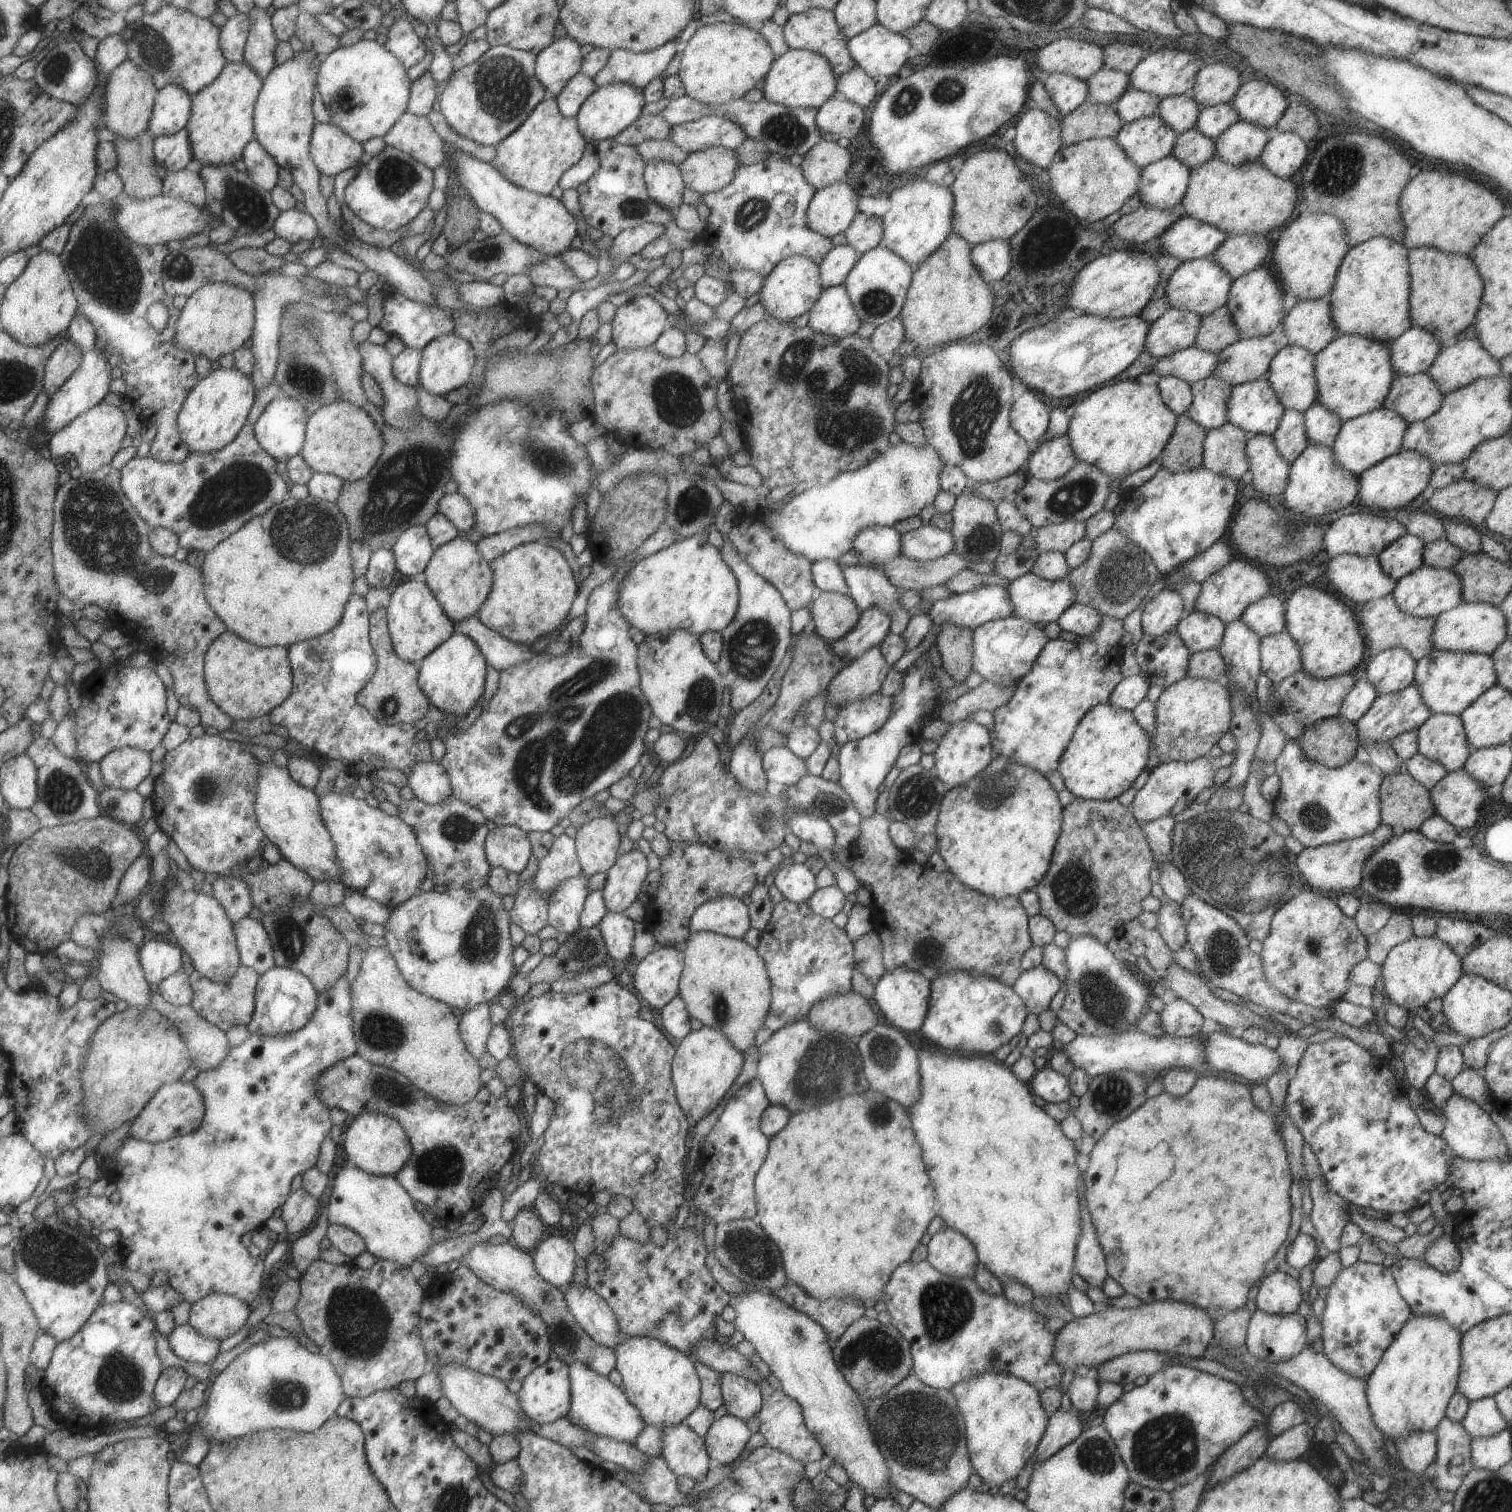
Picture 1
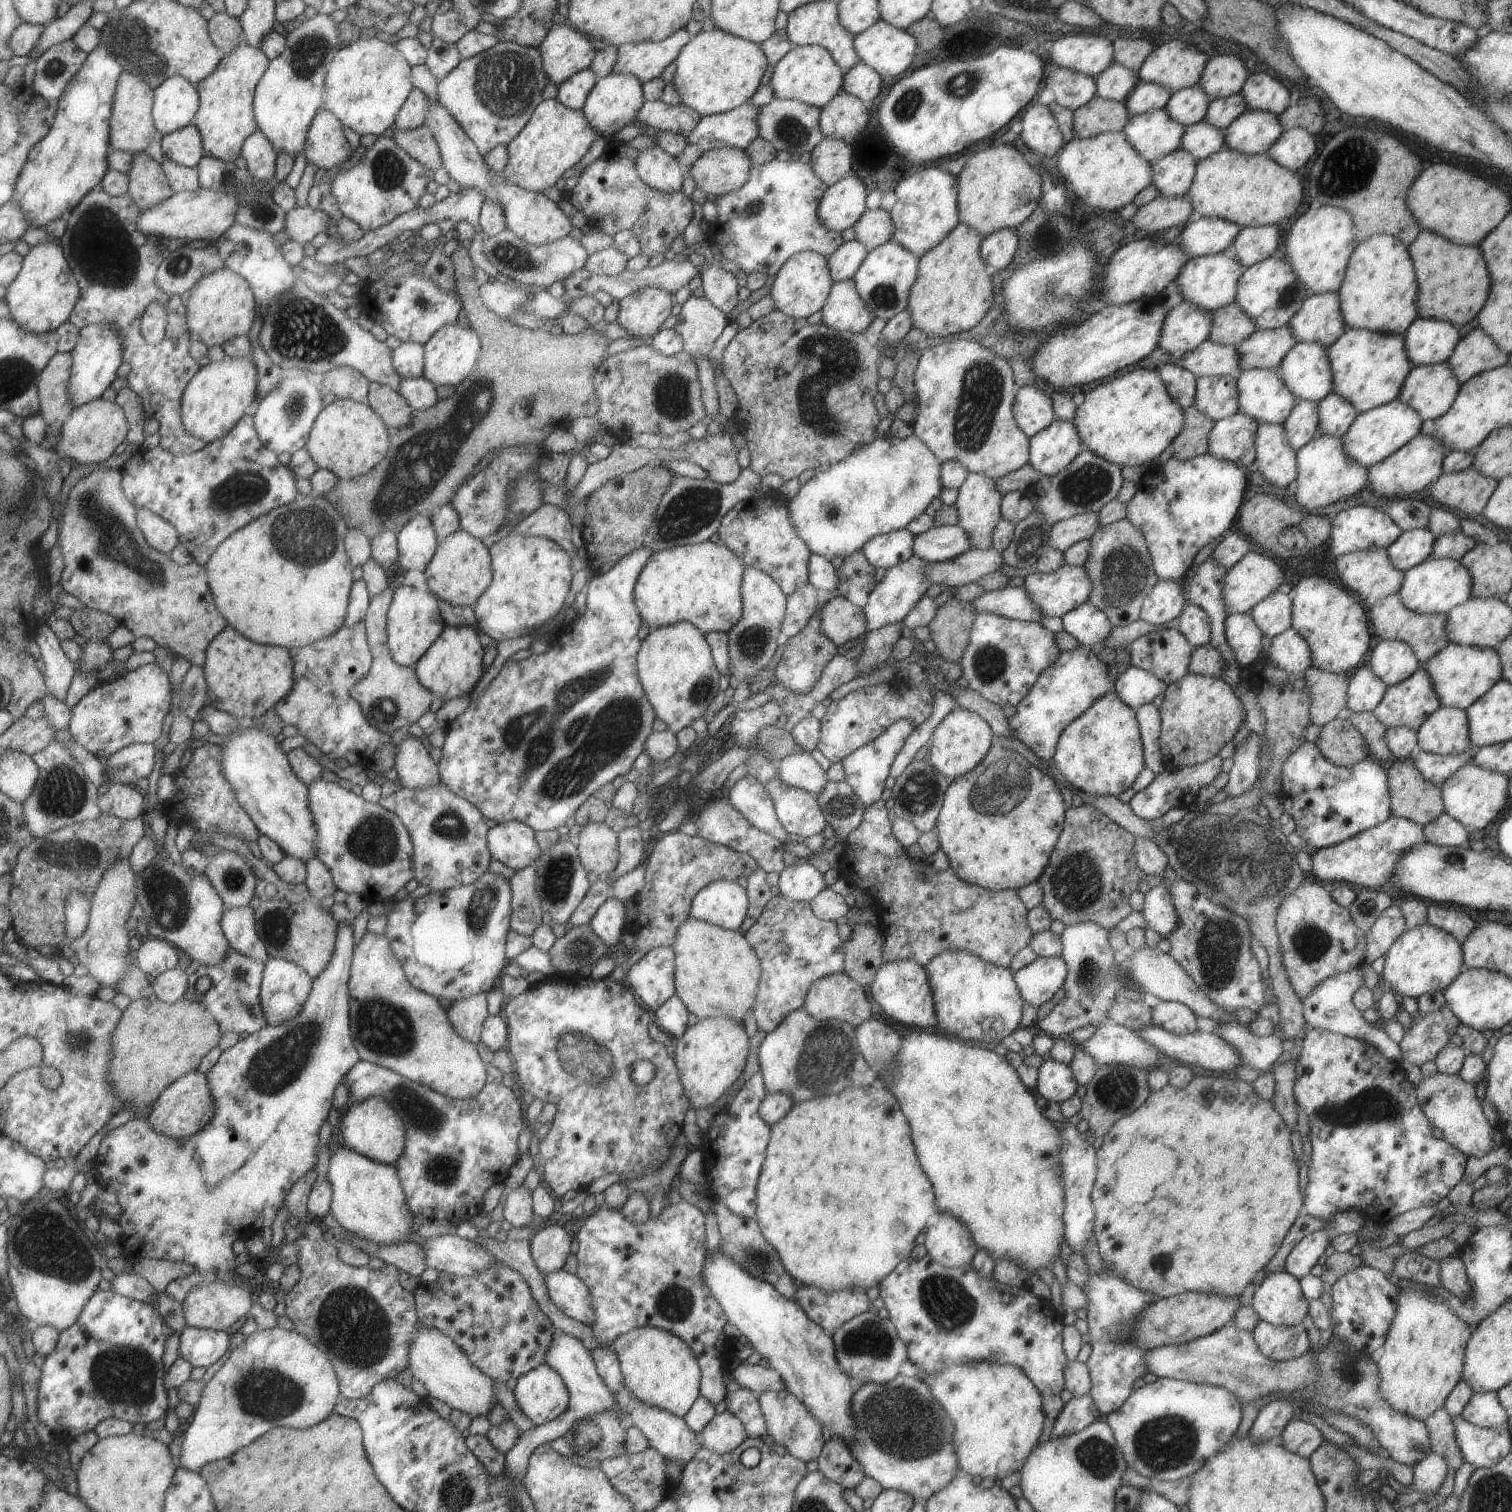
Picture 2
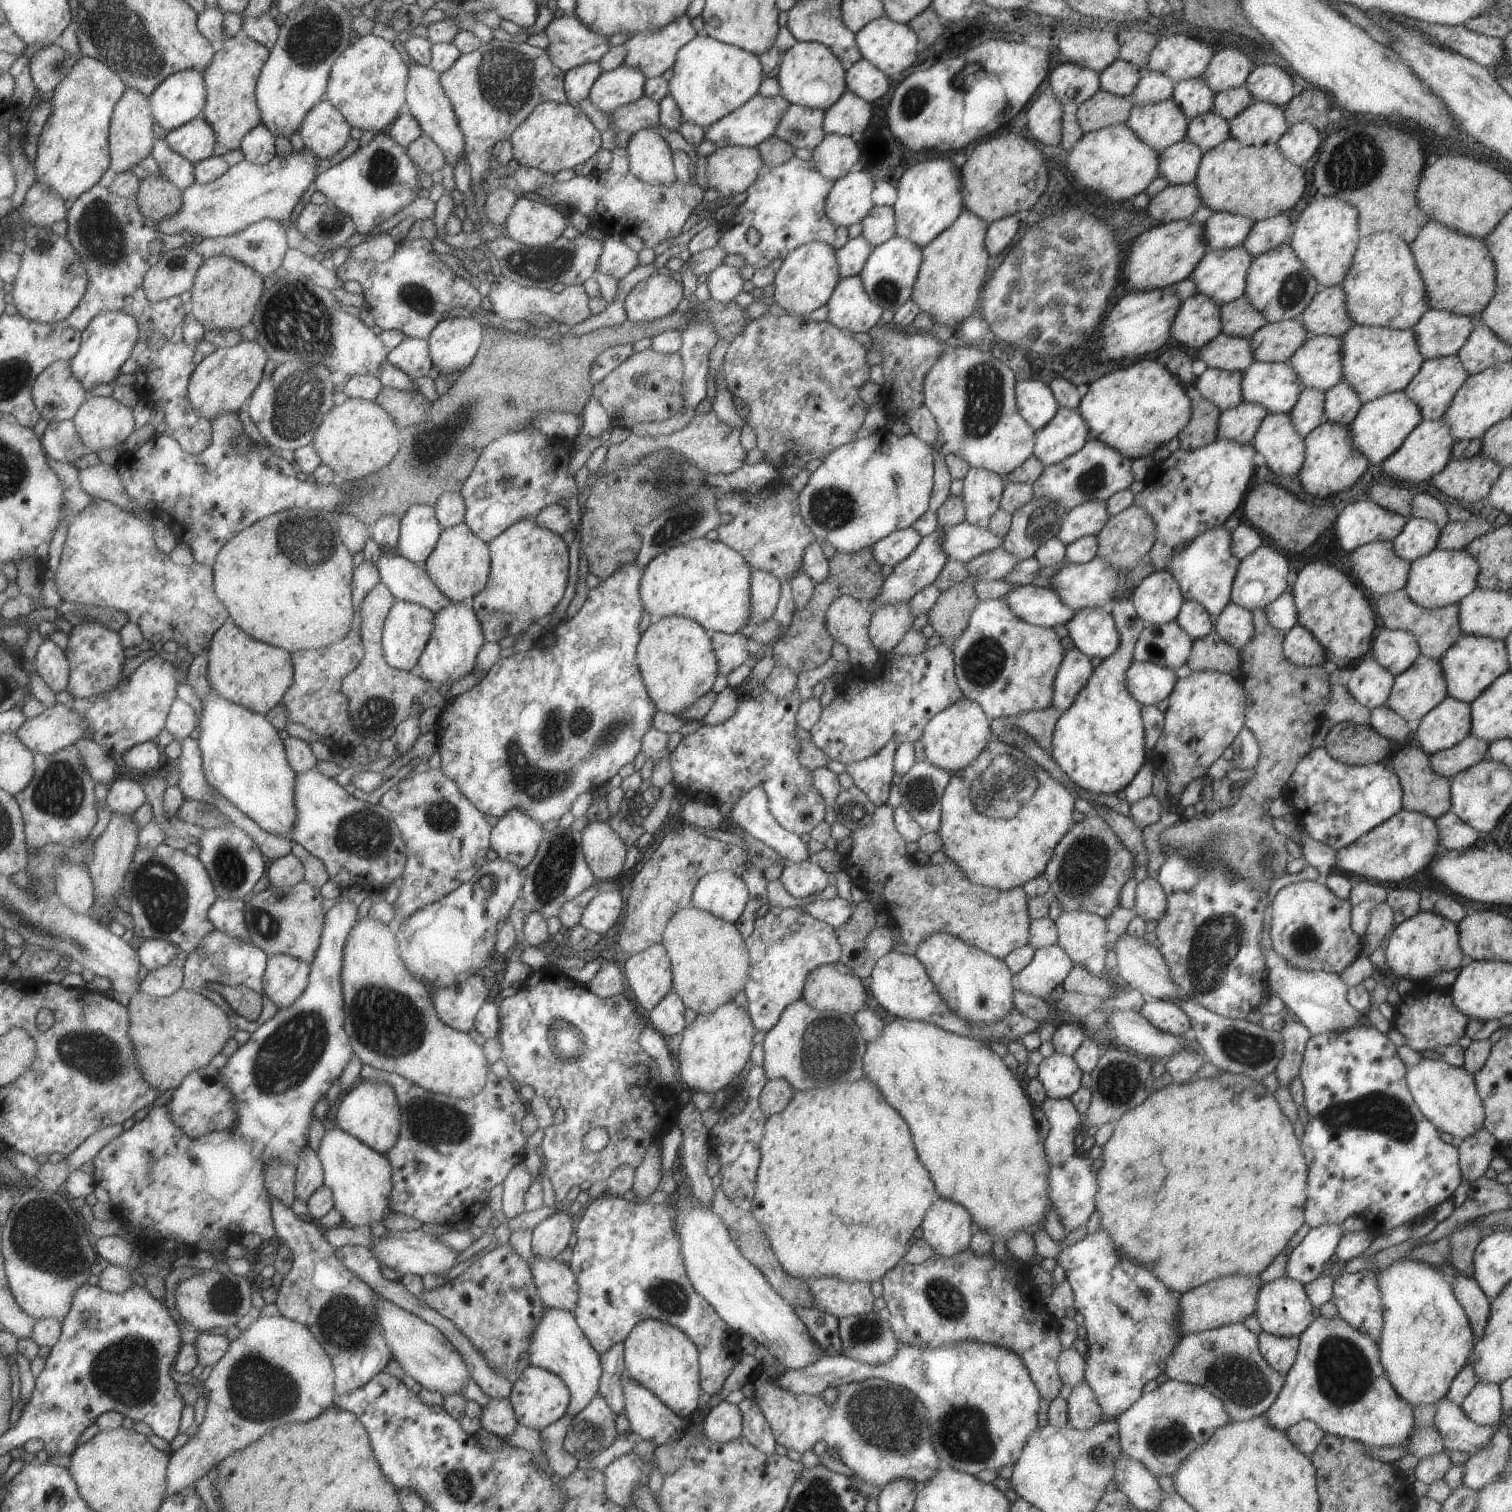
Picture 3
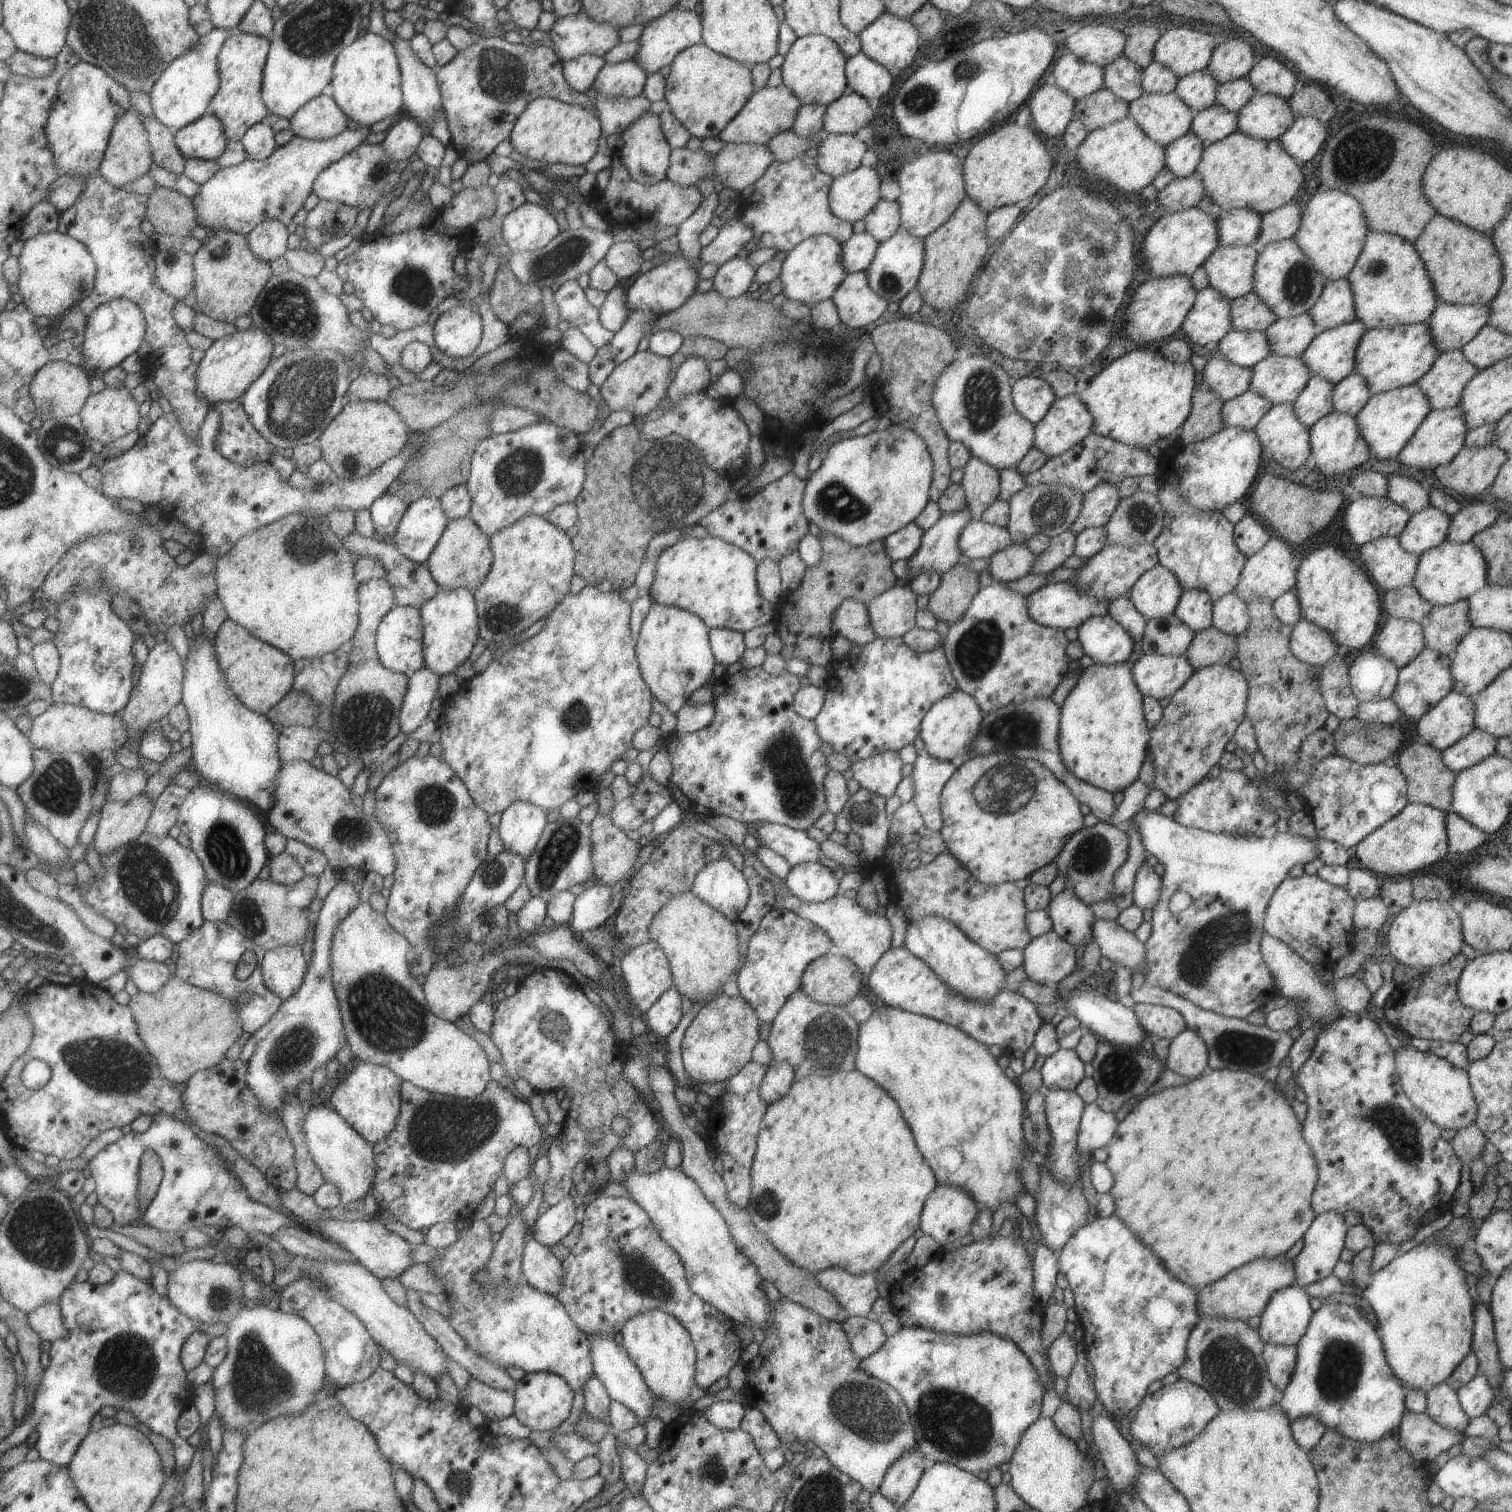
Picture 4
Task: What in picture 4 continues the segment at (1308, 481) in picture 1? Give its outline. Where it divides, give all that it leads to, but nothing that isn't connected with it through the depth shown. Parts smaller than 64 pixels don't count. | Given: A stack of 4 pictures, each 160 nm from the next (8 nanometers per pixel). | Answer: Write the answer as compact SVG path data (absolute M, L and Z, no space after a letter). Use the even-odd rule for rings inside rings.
M1332 411L1309 428L1310 454L1313 457L1314 470L1325 478L1340 478L1355 466L1361 466L1369 458L1368 446L1359 434L1354 417Z

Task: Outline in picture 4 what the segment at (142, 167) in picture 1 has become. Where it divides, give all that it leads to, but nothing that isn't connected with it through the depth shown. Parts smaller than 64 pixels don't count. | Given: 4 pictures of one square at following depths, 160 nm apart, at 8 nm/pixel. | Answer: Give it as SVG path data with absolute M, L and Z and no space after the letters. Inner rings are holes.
M159 187L147 205L147 220L159 235L192 235L198 224L198 214L194 202L186 194Z

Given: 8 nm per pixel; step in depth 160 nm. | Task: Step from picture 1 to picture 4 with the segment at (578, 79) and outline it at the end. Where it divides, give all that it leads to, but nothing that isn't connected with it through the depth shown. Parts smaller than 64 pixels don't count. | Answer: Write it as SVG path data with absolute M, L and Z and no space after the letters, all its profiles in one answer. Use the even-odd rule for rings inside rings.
M582 54L573 60L563 61L562 73L567 86L576 93L585 93L605 63L602 57L590 54Z

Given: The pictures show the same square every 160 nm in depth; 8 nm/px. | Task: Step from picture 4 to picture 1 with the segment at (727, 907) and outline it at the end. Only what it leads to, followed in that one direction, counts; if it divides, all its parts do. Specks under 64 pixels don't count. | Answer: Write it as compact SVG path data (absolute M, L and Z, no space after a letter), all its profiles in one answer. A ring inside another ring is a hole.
M719 897L699 905L690 916L691 932L709 931L732 939L742 939L750 927L748 906L735 897Z

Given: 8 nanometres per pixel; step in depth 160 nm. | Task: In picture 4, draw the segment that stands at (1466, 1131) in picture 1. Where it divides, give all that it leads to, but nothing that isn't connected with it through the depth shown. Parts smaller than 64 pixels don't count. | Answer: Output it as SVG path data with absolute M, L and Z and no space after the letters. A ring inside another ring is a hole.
M1403 1045L1399 1049L1399 1052L1394 1054L1395 1068L1400 1087L1409 1102L1442 1129L1459 1130L1473 1125L1477 1105L1468 1083L1466 1069L1452 1066L1447 1060L1431 1053L1419 1052L1407 1045Z

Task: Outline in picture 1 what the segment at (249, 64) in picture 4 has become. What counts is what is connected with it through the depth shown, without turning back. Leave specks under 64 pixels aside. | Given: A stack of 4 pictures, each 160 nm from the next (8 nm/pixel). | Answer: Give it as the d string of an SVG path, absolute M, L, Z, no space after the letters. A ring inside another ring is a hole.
M241 60L236 63L227 63L219 78L194 96L191 120L186 126L186 129L190 132L194 160L198 160L202 166L224 167L232 165L242 158L246 144L254 139L254 104L258 100L261 88L262 80L260 76L245 60Z

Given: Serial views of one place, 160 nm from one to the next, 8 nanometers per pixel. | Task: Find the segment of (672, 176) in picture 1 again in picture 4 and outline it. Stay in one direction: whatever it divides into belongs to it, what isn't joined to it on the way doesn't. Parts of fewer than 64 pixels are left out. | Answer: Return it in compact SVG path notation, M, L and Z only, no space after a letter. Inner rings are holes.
M651 111L644 112L635 122L632 122L621 134L623 144L612 154L617 155L620 163L627 169L628 175L639 184L652 185L666 178L666 170L670 161L669 143L663 136L659 117Z

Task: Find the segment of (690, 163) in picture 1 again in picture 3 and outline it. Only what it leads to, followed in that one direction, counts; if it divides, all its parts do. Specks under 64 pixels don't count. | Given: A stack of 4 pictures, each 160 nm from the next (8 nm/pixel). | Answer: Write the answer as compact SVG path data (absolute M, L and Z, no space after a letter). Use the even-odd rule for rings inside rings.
M717 147L705 157L706 188L715 188L720 197L730 198L755 182L762 162L757 147Z

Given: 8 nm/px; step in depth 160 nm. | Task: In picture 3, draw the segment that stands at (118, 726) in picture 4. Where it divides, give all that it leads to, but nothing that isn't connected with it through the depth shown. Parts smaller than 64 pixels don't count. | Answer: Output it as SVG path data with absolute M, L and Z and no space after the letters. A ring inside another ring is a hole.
M59 703L43 714L27 718L15 733L34 753L52 755L88 736L84 719L71 706Z

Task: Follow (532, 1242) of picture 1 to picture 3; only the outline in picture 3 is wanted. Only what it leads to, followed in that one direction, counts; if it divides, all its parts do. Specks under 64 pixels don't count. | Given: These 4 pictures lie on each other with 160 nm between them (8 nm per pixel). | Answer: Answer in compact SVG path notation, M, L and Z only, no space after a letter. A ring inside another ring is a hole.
M522 1163L516 1164L502 1180L502 1205L500 1211L509 1219L524 1211L524 1196L531 1186L533 1176Z

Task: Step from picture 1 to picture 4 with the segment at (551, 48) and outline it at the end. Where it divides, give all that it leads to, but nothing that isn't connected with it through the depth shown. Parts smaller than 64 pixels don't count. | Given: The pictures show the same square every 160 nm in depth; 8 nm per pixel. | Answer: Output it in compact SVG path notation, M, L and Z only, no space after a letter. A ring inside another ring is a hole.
M582 10L574 15L556 17L549 38L553 52L563 61L582 54L602 57L619 43L619 27L609 23L596 23Z

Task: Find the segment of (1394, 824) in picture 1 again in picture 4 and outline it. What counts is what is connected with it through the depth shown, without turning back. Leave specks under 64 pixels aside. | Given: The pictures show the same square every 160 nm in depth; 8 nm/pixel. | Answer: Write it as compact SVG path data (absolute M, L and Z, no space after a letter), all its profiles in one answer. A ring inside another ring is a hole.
M1418 740L1399 752L1396 766L1407 783L1406 801L1408 803L1421 803L1444 813L1451 812L1452 786L1455 774L1443 764L1441 751Z

